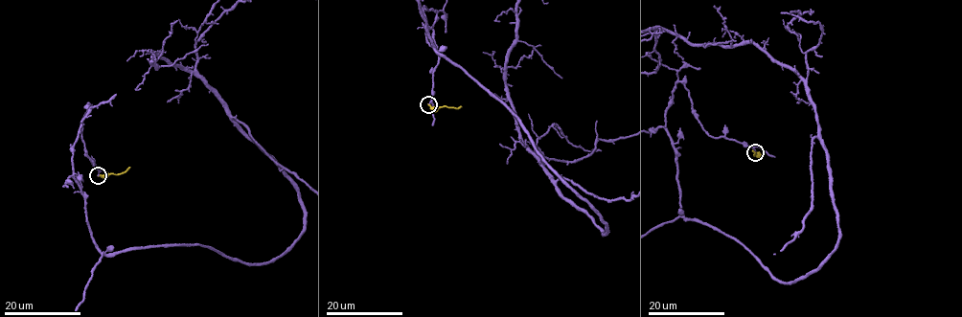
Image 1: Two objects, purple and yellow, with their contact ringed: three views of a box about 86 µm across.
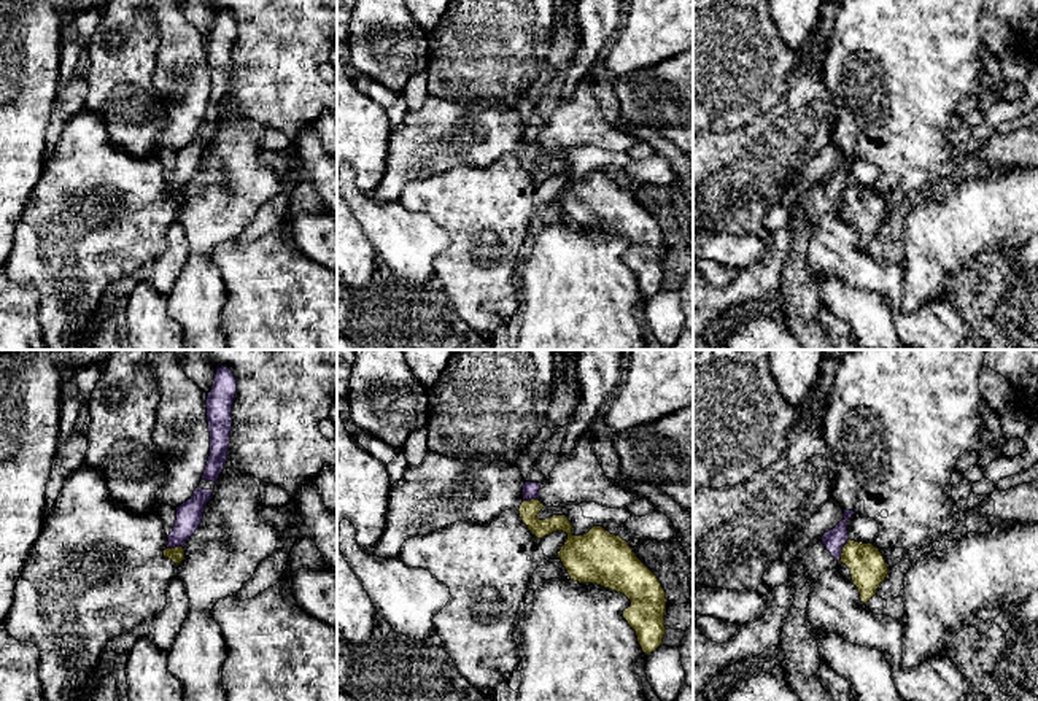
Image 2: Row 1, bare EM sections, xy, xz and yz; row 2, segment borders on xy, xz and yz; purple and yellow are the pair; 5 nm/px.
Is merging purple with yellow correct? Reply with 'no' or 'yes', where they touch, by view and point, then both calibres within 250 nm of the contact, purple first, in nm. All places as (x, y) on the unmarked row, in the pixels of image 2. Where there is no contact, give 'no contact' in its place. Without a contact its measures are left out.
no; contact yz (841, 194); calibres 110 and 190 nm

